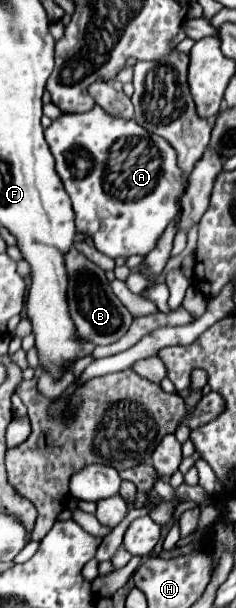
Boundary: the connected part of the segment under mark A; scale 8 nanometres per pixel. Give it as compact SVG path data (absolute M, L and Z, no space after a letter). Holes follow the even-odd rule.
M98 104L80 114L62 114L46 128L46 142L50 146L52 156L56 158L56 172L68 192L74 208L76 230L88 234L94 240L94 246L110 256L132 256L132 254L148 254L158 244L162 232L180 212L180 196L188 180L178 168L176 152L170 148L166 140L146 132L136 120L124 120L110 116ZM78 150L84 150L88 158L82 158Z

